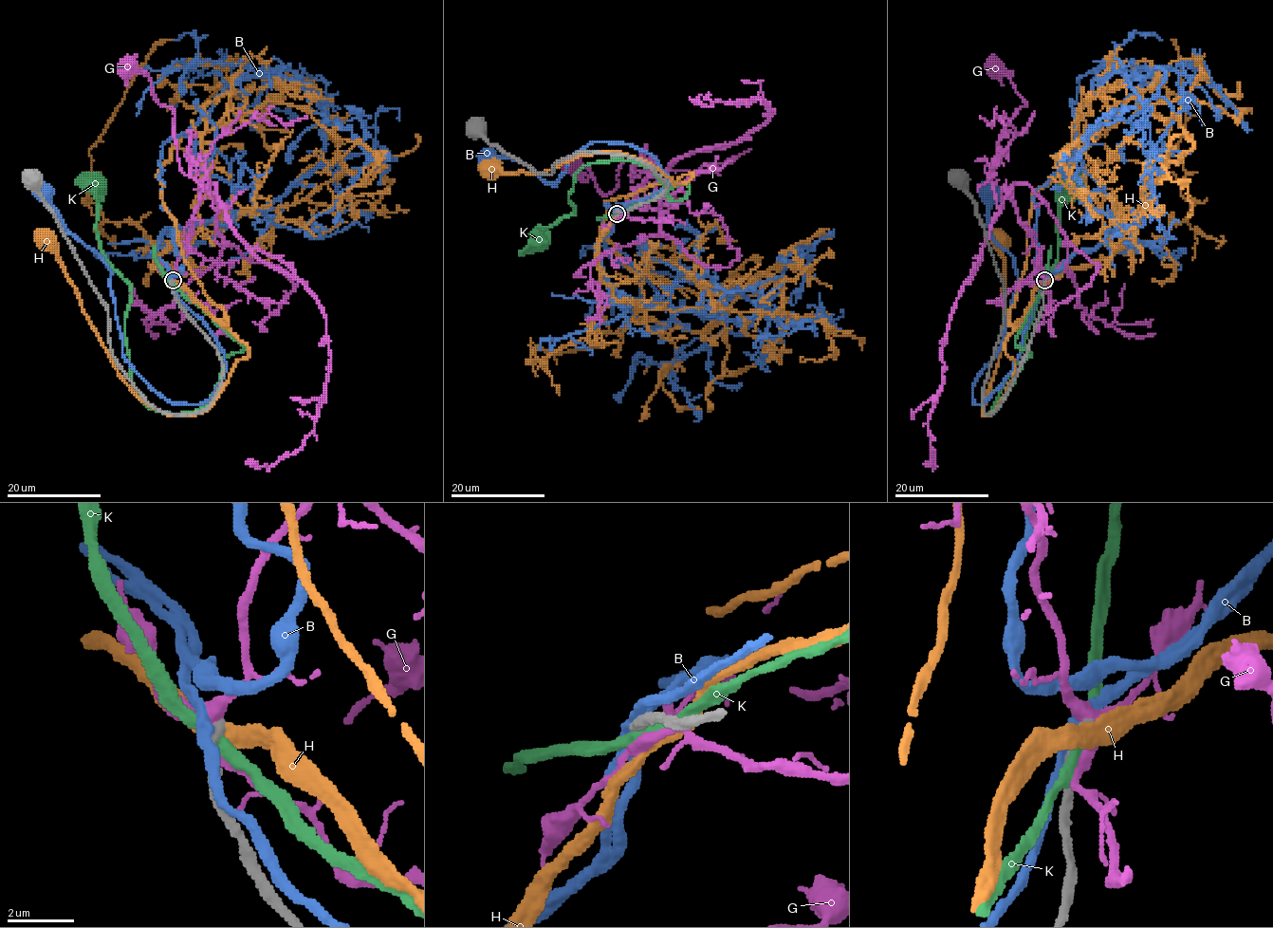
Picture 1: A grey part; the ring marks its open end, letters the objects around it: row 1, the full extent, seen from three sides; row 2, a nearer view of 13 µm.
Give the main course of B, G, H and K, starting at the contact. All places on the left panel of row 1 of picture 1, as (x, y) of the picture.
B: (171, 282), (222, 351), (225, 375), (201, 403), (166, 401), (124, 358), (110, 269), (64, 226), (43, 190)
G: (171, 281), (199, 191), (220, 202), (215, 209), (182, 171), (174, 110), (127, 67)
H: (173, 281), (249, 354), (216, 400), (201, 413), (179, 417), (150, 407), (118, 372), (47, 240)
K: (171, 282), (245, 346), (185, 413), (153, 410), (134, 384), (131, 287), (101, 246), (94, 186)

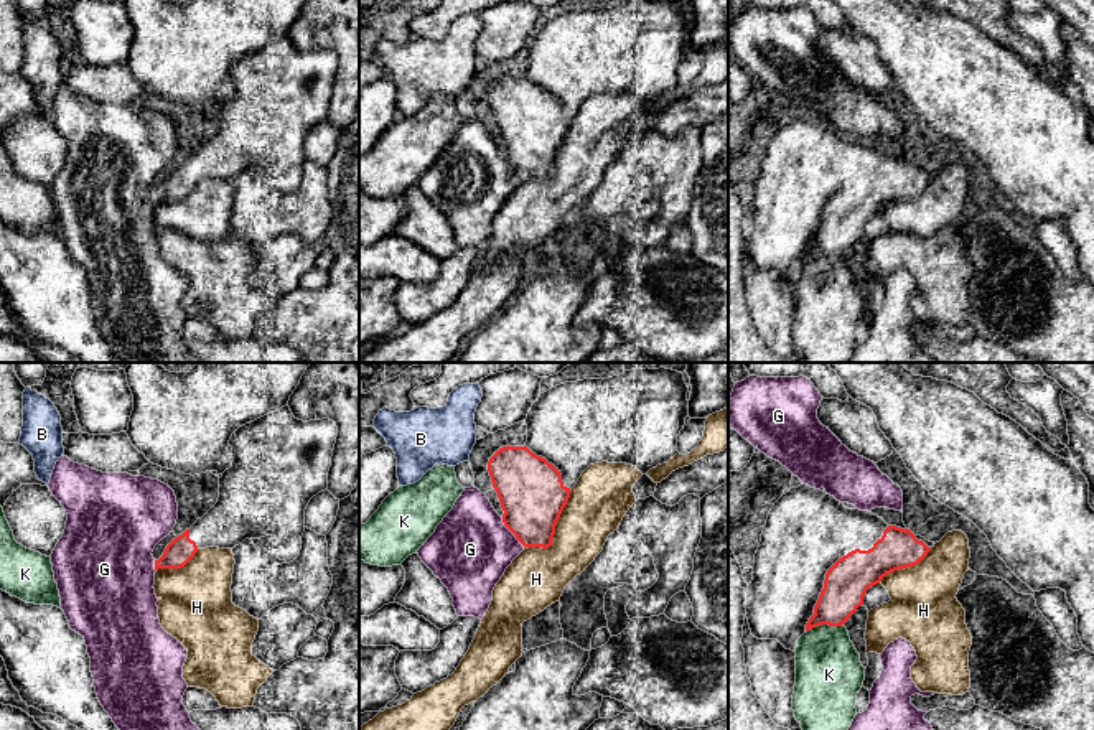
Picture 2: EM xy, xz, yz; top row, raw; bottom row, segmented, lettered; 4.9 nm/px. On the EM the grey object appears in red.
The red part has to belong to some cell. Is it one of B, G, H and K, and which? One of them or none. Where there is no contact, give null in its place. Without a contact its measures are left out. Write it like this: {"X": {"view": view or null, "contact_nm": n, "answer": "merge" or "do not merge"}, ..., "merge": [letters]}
{"B": {"view": null, "answer": "do not merge"}, "G": {"view": "xz", "contact_nm": 180, "answer": "do not merge"}, "H": {"view": "xz", "contact_nm": 380, "answer": "do not merge"}, "K": {"view": "yz", "contact_nm": 180, "answer": "do not merge"}, "merge": []}

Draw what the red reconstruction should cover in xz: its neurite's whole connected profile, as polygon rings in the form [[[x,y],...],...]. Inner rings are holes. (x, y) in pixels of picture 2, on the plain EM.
[[[631,0],[610,10],[565,13],[540,25],[532,35],[526,56],[524,77],[503,77],[488,92],[493,119],[504,142],[503,153],[524,178],[552,176],[557,152],[582,104],[595,94],[626,94],[643,105],[667,94],[677,82],[677,66],[689,46],[689,18],[684,5],[672,0]]]

